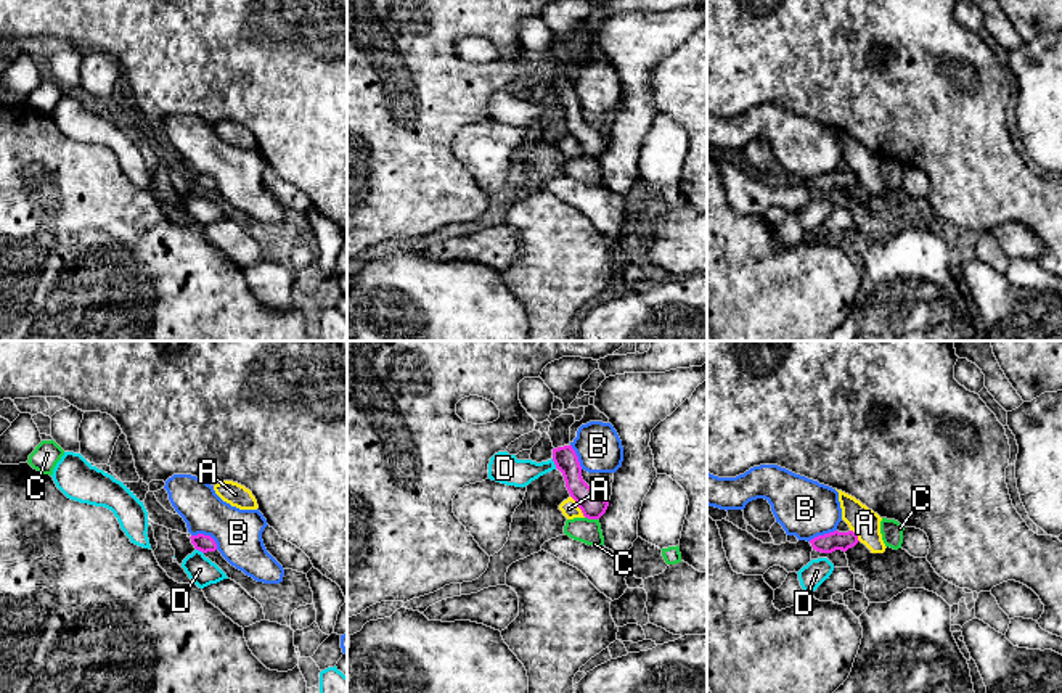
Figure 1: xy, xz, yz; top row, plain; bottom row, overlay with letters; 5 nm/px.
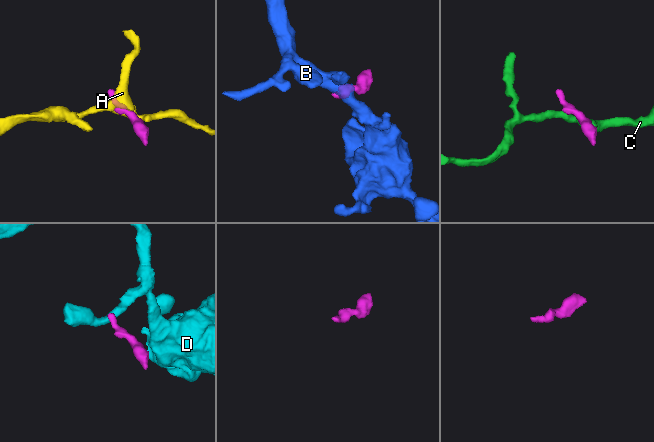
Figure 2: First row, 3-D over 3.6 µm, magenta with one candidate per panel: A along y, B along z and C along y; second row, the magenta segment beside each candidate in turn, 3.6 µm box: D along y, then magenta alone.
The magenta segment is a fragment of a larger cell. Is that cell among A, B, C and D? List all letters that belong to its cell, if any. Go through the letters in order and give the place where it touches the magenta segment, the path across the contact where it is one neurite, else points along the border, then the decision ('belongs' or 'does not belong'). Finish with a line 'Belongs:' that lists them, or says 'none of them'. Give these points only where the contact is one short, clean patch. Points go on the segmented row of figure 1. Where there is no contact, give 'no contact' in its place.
A: xz (577, 505) | along xz (571, 496), (585, 516) | does not belong
B: xy (208, 536) | along xy (191, 534), (208, 534), (217, 549) | does not belong
C: xz (592, 518) | does not belong
D: xz (555, 463) | along xz (551, 459), (556, 467) | does not belong
Belongs: none of them

